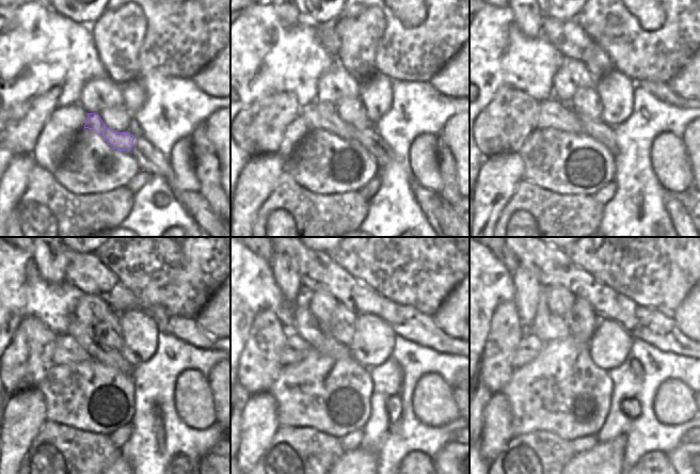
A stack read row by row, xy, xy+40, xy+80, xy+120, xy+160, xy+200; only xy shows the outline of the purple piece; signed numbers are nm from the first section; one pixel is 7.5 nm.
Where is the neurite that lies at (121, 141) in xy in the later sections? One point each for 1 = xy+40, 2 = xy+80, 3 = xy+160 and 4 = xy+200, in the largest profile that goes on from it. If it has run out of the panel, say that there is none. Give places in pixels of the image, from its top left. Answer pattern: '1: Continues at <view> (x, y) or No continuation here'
1: Continues at xy+40 (319, 115)
2: Continues at xy+80 (552, 113)
3: Continues at xy+160 (296, 348)
4: Continues at xy+200 (530, 345).

